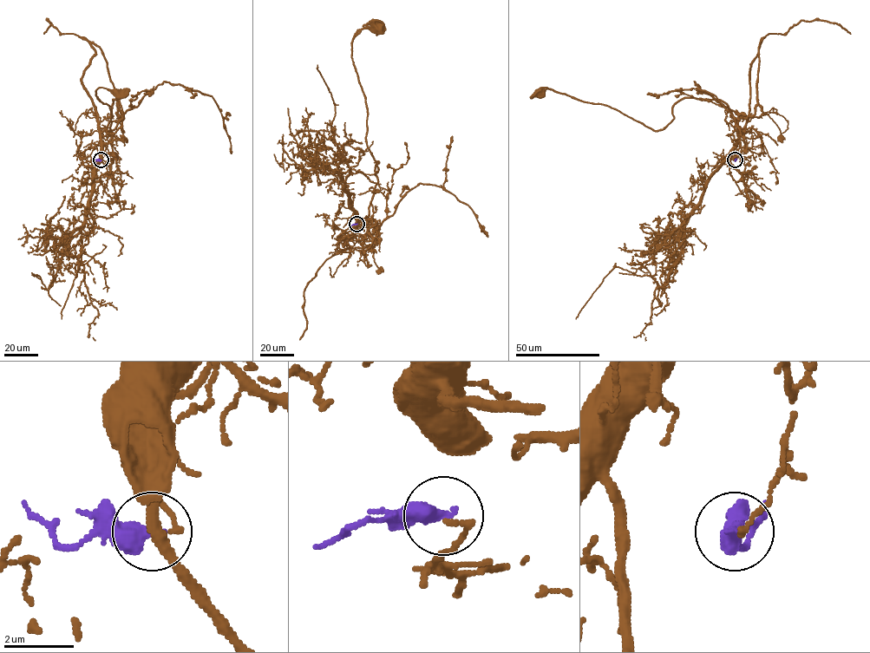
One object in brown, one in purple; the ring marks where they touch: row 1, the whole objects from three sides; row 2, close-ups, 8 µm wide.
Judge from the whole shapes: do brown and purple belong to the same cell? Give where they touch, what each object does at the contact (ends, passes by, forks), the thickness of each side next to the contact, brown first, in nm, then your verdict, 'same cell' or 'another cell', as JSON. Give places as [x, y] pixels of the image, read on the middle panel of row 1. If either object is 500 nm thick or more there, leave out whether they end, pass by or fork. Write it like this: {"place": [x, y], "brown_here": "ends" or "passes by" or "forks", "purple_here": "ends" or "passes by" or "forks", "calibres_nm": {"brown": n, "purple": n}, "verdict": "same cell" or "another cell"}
{"place": [356, 224], "calibres_nm": {"brown": 160, "purple": 500}, "verdict": "another cell"}

